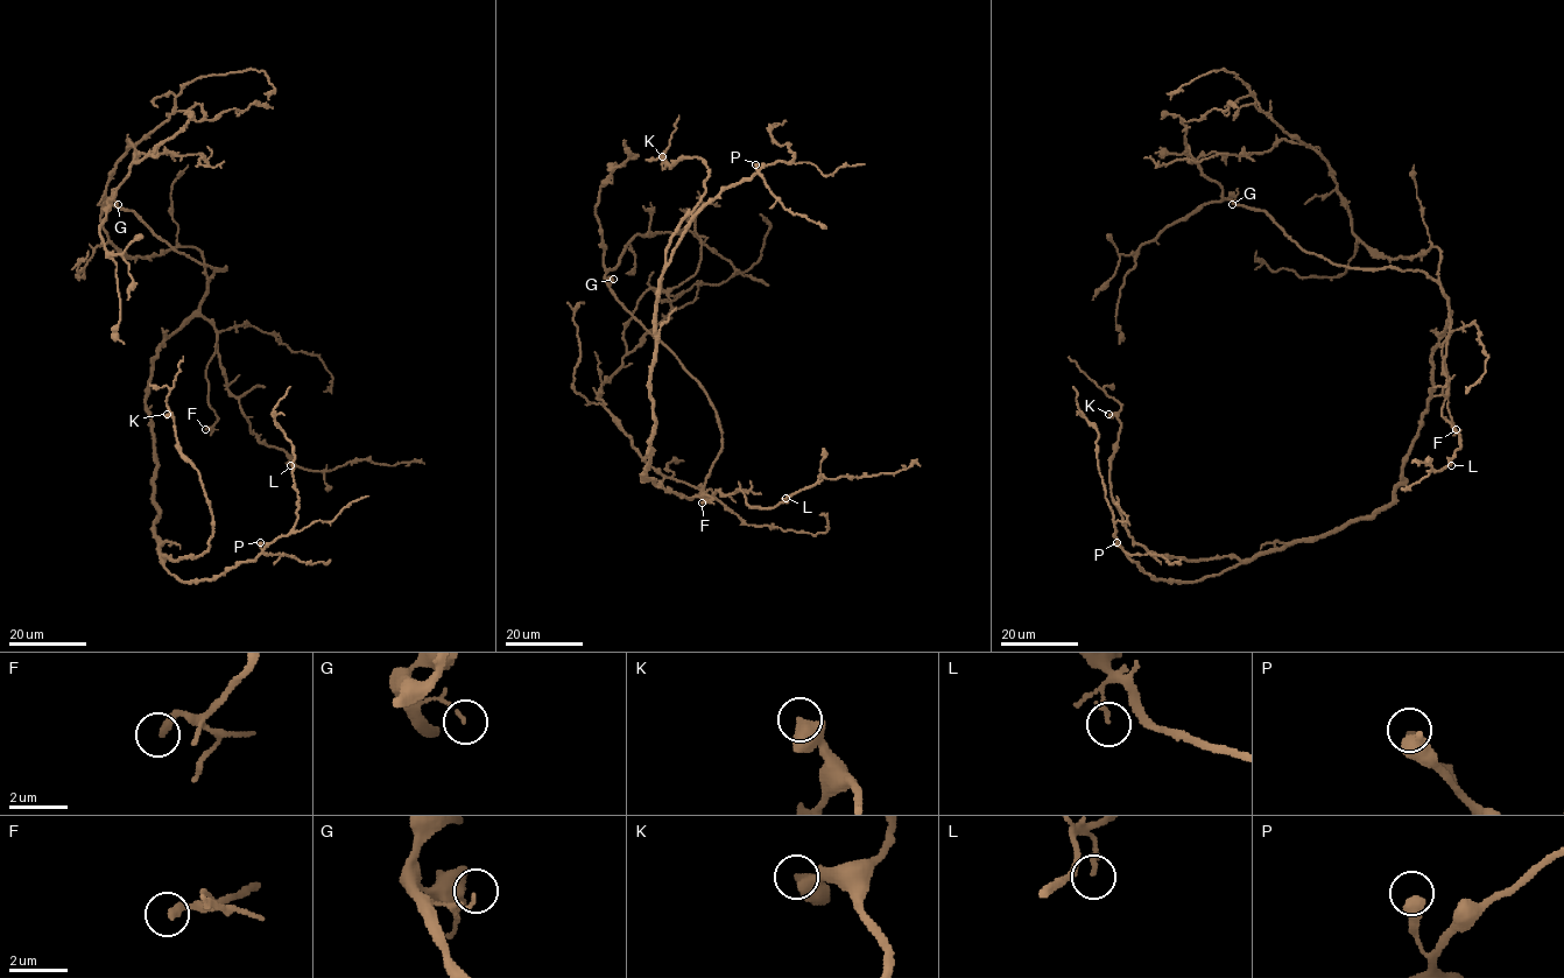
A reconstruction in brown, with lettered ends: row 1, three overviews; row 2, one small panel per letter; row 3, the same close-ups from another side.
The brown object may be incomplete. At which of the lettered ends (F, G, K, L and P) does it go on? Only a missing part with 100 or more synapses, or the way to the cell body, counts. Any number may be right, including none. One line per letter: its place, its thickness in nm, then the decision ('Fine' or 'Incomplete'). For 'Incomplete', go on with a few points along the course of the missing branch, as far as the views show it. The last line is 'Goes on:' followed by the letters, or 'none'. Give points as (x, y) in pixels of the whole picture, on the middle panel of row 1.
F: Place: (702, 502). Thickness 280 nm. Incomplete. Course of what is missing: (702, 502), (702, 507), (711, 511), (725, 505), (739, 506), (749, 498), (767, 504)
G: Place: (613, 279). Thickness 90 nm. Fine
K: Place: (662, 156). Thickness 650 nm. Fine
L: Place: (786, 498). Thickness 140 nm. Fine
P: Place: (755, 164). Thickness 460 nm. Fine
Goes on: F

